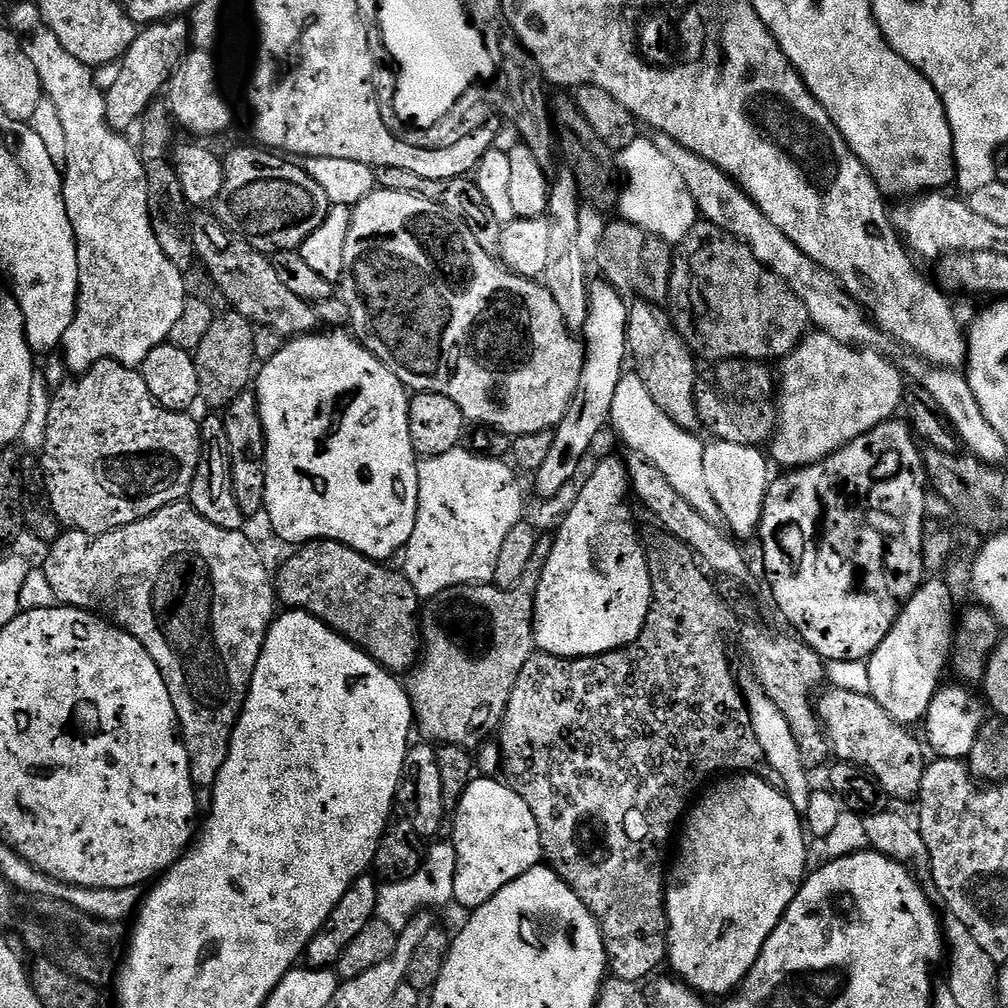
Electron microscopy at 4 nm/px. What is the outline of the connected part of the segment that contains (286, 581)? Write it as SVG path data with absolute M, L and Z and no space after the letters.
M309 540L299 545L280 565L274 576L274 587L279 603L288 610L309 612L321 620L330 630L358 646L367 656L374 658L385 670L393 674L411 673L422 655L420 638L420 614L422 601L420 595L410 586L403 571L396 572L387 563L371 560L358 550L337 540Z

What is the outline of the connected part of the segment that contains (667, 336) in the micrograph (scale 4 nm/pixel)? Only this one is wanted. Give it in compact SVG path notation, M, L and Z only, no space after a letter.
M637 299L629 307L628 350L631 363L632 360L636 363L635 375L640 376L646 390L650 390L650 398L654 398L654 402L658 402L660 409L678 422L678 426L696 432L701 427L696 409L698 360L672 325L671 315L661 305Z

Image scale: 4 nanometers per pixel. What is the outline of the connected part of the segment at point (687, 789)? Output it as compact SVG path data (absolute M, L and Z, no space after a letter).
M656 530L649 540L647 537L646 551L652 583L652 605L638 639L627 648L619 648L601 656L565 658L551 656L549 652L537 651L526 662L526 666L522 666L522 674L518 674L518 682L514 682L508 709L504 712L504 718L500 721L498 729L502 772L508 775L507 783L526 800L527 806L530 806L534 818L537 819L538 830L541 831L541 850L547 867L556 871L562 882L566 882L566 886L570 886L570 890L574 890L574 894L582 898L582 902L598 922L600 932L604 935L604 949L608 955L608 968L611 975L615 979L625 980L631 984L640 984L643 976L651 977L653 975L651 972L660 963L662 965L665 963L668 954L667 943L656 944L656 939L659 936L661 939L668 927L668 915L664 912L666 887L664 851L667 850L668 843L674 840L672 824L681 823L690 801L701 791L700 784L707 785L717 774L746 774L757 771L764 757L758 738L754 735L753 723L750 720L741 685L738 680L736 684L735 678L732 677L732 664L728 661L726 636L734 626L737 627L738 622L720 600L713 577L705 571L691 548L663 530Z

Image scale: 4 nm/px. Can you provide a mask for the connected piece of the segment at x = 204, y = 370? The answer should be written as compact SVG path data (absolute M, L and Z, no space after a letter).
M224 310L221 316L219 313L213 319L206 338L202 338L202 346L198 346L194 353L200 400L212 407L209 409L223 410L230 402L234 402L234 398L238 398L238 394L249 391L258 364L254 354L255 333L254 325L234 310Z

